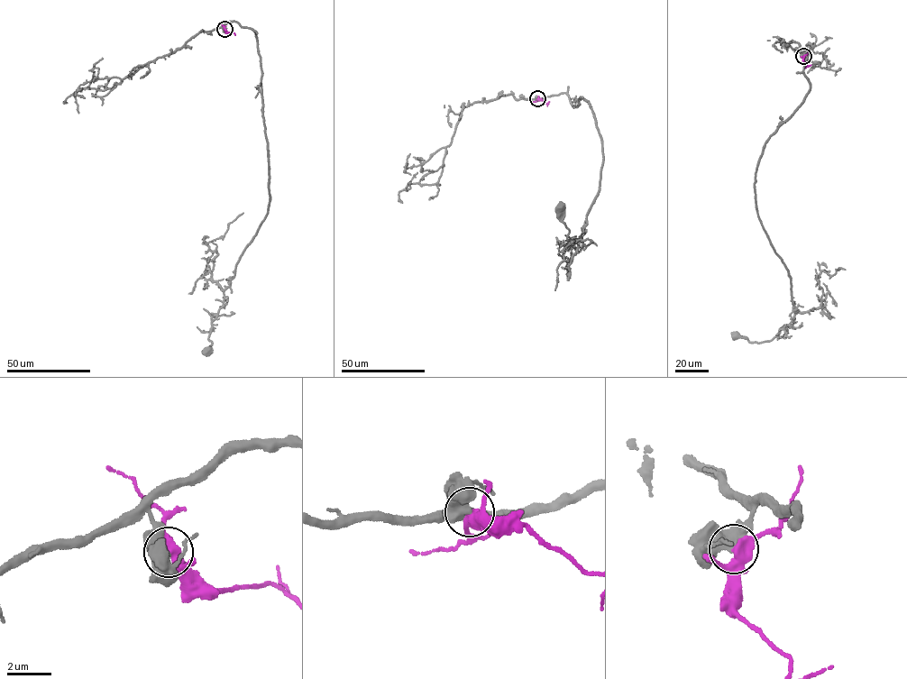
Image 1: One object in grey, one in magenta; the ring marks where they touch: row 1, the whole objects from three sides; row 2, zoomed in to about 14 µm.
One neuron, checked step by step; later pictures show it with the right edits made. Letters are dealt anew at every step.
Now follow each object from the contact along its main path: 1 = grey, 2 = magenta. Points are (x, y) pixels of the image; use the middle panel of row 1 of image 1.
1: (537, 98), (565, 93), (573, 107), (581, 97), (601, 140), (600, 187), (581, 239), (567, 239), (560, 206)
2: (536, 98), (547, 106)

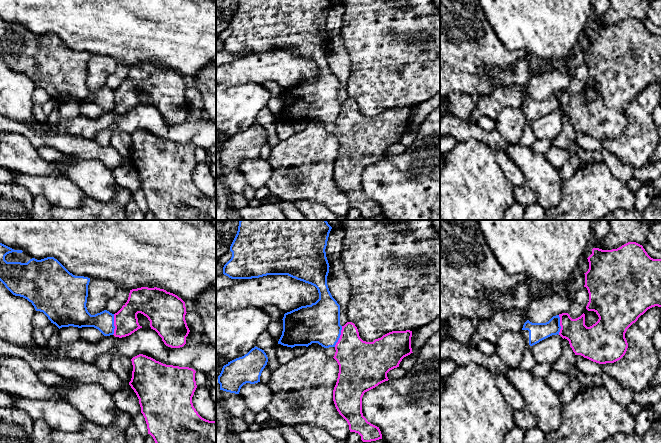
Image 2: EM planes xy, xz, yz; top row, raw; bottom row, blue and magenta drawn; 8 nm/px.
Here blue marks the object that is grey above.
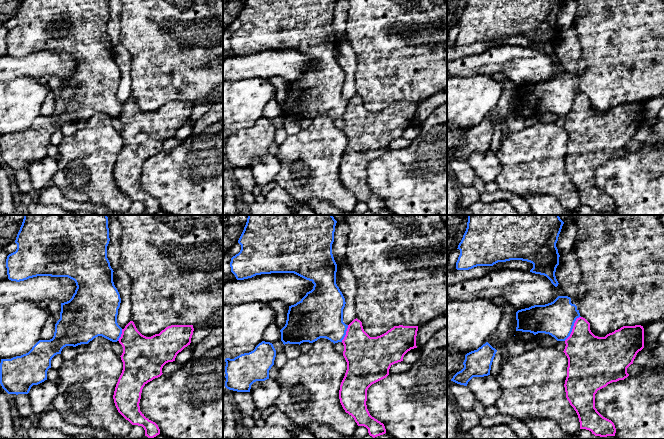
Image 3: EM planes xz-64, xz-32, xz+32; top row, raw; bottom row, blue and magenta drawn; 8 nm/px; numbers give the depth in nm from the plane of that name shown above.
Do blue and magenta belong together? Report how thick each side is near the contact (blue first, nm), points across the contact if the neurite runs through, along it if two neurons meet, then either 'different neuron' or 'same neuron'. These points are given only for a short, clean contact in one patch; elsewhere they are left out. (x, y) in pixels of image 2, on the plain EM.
160/190 nm | along xy (114, 90), (114, 108), (112, 110) | different neuron

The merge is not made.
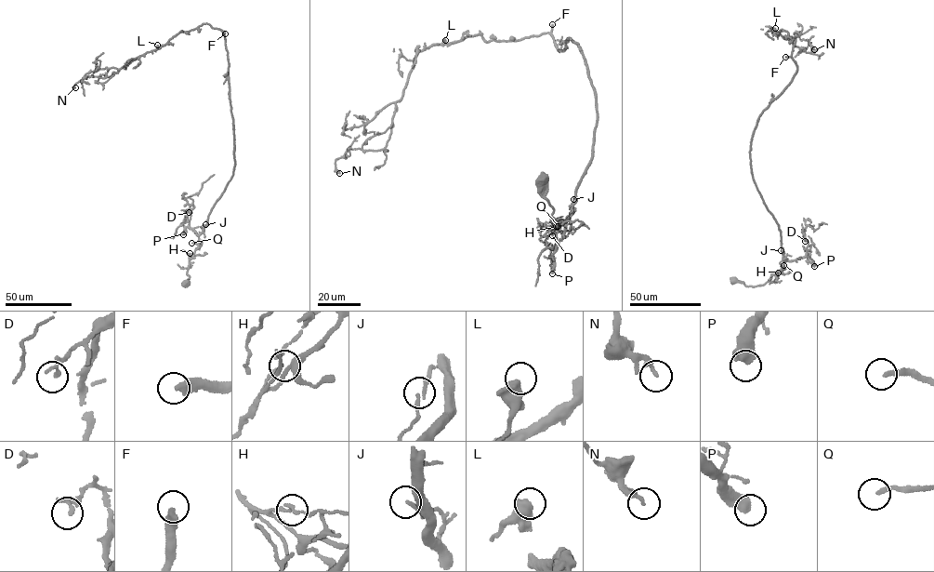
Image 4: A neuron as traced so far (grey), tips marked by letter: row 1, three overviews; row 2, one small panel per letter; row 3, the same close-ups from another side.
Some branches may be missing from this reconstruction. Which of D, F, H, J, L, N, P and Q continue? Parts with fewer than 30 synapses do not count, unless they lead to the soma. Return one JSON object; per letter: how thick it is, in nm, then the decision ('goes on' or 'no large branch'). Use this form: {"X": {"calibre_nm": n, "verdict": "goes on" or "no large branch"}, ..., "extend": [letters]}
{"D": {"calibre_nm": 120, "verdict": "no large branch"}, "F": {"calibre_nm": 380, "verdict": "goes on"}, "H": {"calibre_nm": 110, "verdict": "no large branch"}, "J": {"calibre_nm": 140, "verdict": "no large branch"}, "L": {"calibre_nm": 400, "verdict": "no large branch"}, "N": {"calibre_nm": 200, "verdict": "no large branch"}, "P": {"calibre_nm": 550, "verdict": "goes on"}, "Q": {"calibre_nm": 200, "verdict": "no large branch"}, "extend": ["F", "P"]}

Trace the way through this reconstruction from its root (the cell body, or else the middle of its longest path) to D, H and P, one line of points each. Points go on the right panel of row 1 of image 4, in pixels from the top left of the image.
D: (733, 279), (746, 286), (763, 285), (784, 261), (804, 257), (809, 245), (805, 241)
H: (733, 279), (753, 286), (763, 285), (778, 272)
P: (733, 279), (746, 286), (763, 285), (784, 261), (801, 257), (808, 257), (814, 266)

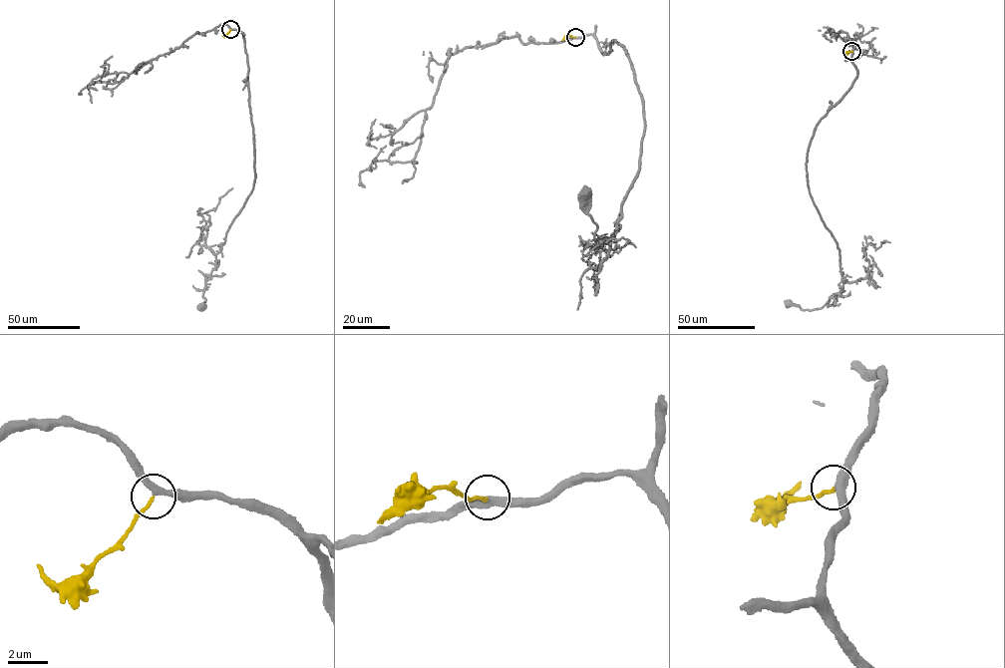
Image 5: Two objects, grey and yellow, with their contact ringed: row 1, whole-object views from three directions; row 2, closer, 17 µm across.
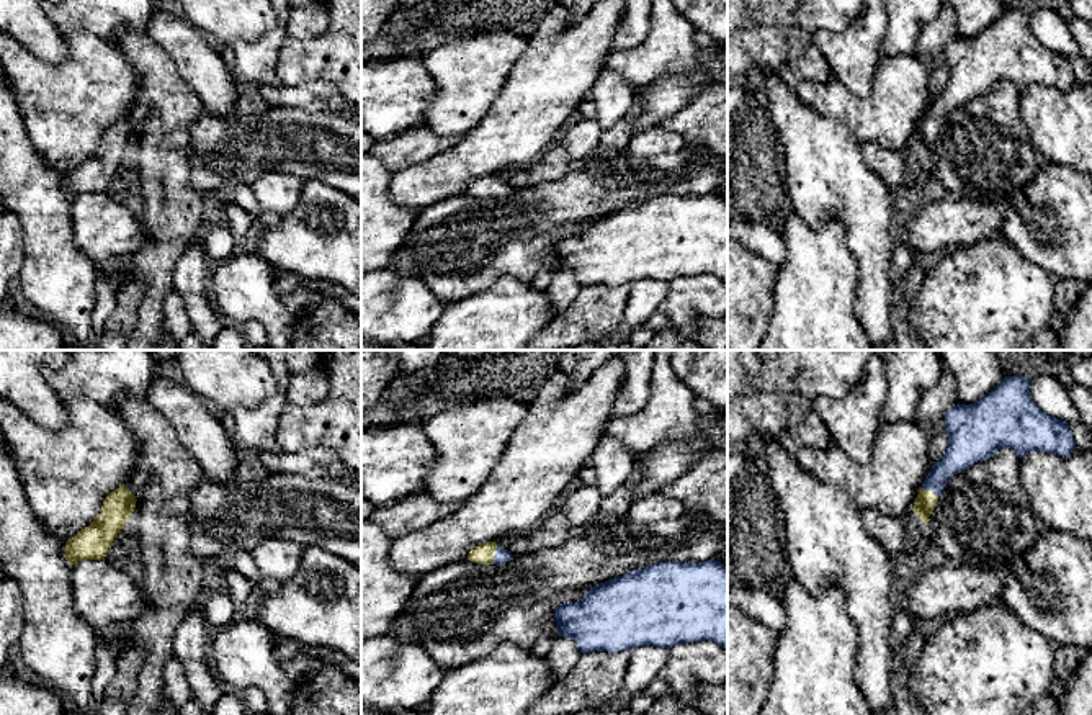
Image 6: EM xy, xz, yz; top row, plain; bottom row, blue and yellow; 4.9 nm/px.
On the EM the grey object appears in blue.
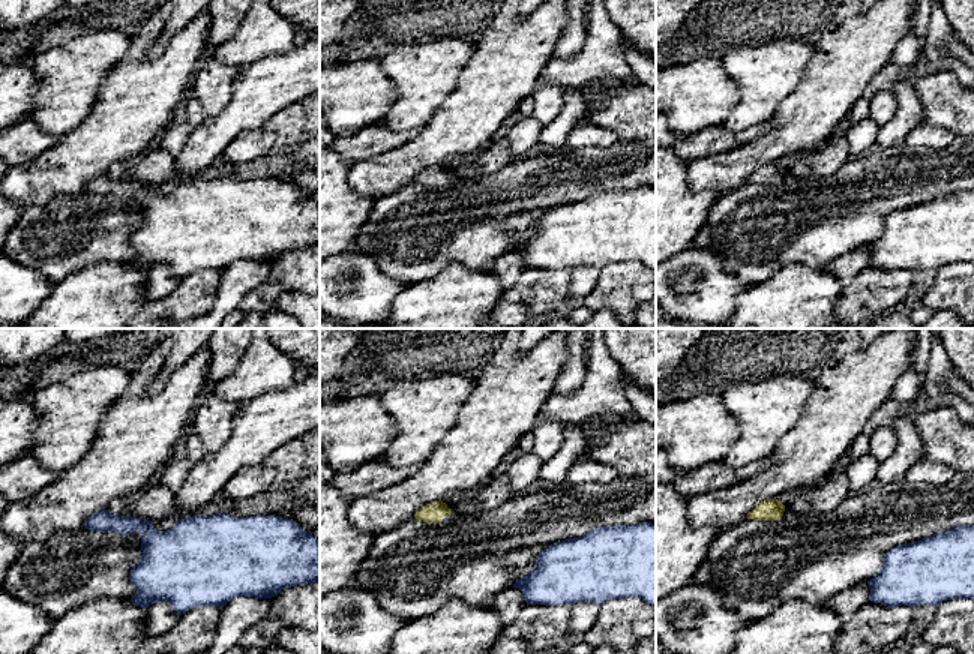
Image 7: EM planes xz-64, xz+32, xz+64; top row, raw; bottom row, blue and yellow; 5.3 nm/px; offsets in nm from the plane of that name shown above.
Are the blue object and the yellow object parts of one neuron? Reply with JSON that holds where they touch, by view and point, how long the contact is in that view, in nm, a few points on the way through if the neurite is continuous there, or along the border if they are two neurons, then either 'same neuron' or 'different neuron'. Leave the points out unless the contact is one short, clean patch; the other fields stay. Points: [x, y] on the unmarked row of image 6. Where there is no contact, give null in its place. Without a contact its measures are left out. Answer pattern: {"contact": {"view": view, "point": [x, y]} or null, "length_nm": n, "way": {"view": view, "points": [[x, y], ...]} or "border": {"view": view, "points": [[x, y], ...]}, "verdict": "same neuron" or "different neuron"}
{"contact": {"view": "xz", "point": [494, 188]}, "length_nm": 100, "way": {"view": "xz", "points": [[501, 190], [494, 188], [484, 187]]}, "verdict": "same neuron"}

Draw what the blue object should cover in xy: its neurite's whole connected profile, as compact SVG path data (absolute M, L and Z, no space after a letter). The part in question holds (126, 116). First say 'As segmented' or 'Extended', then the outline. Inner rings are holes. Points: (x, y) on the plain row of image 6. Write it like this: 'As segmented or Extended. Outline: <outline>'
Extended. Outline: M129 116L106 129L95 154L65 177L65 193L70 198L87 193L105 193L114 172L131 152L136 129Z

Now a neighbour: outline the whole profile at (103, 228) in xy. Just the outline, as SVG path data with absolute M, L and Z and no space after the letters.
M106 193L78 195L70 211L75 245L95 263L132 255L147 239L144 221Z

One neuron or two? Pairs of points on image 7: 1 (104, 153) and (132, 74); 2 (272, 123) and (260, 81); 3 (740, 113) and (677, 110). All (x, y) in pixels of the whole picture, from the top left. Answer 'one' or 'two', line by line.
1: one
2: two
3: two

